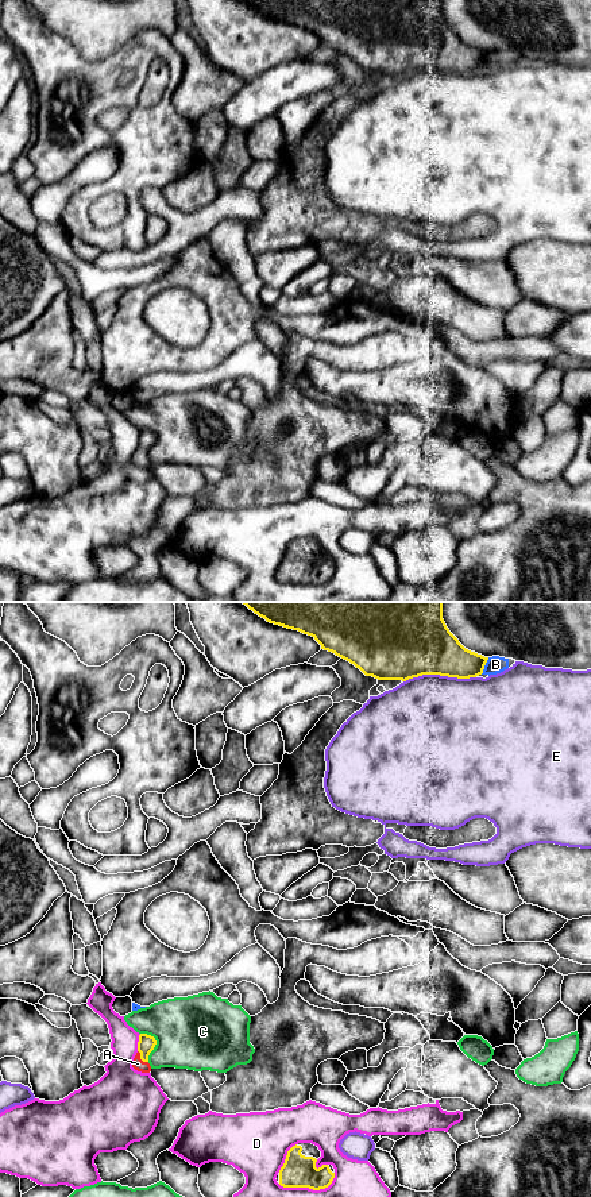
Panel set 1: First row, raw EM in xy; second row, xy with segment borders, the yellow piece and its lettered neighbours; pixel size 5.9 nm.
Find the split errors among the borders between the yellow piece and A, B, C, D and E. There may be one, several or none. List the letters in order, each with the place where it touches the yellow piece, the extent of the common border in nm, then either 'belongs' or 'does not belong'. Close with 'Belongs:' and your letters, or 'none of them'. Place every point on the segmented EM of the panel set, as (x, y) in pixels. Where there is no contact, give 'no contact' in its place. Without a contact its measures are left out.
A: xy (141, 1058) | 100 nm | belongs
B: xy (485, 664) | 120 nm | does not belong
C: xy (155, 1043) | 180 nm | does not belong
D: xy (286, 1158) | 200 nm | does not belong
E: xy (439, 674) | 440 nm | does not belong
Belongs: A

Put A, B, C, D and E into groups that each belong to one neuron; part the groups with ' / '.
A / B / C / D / E

